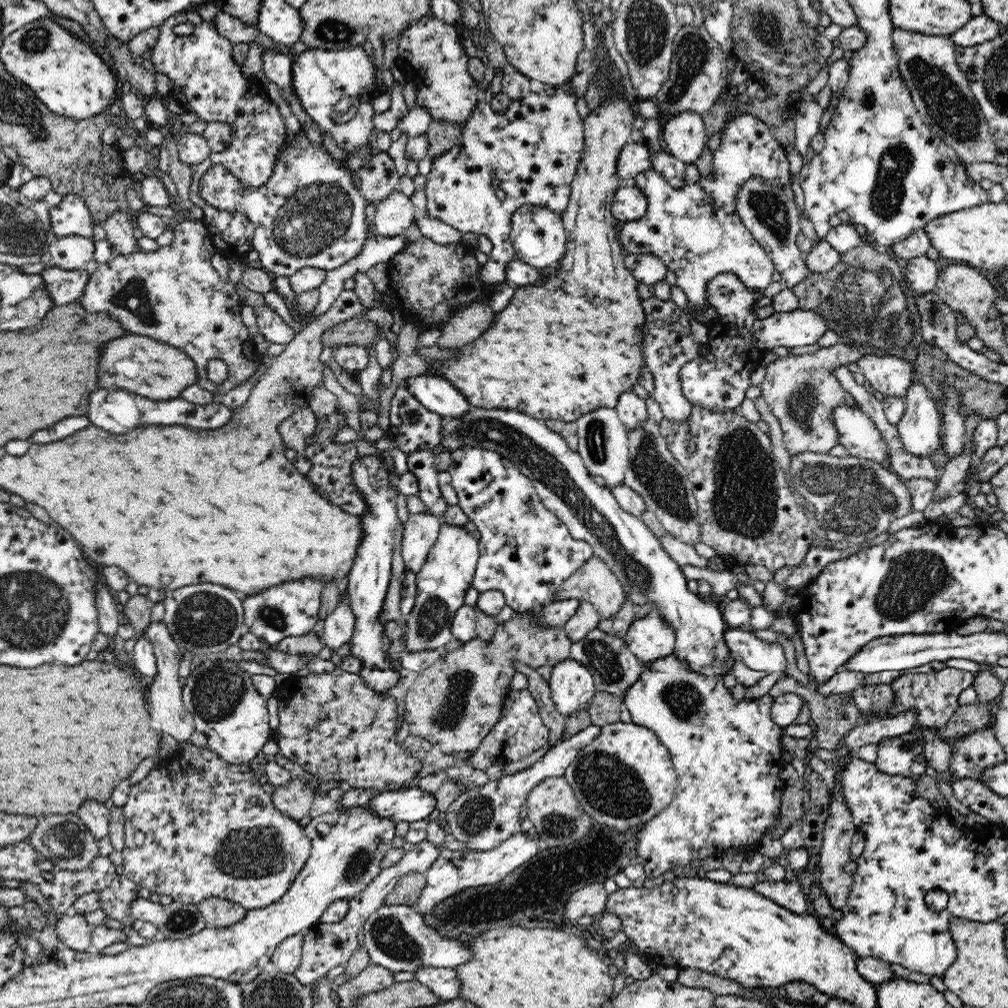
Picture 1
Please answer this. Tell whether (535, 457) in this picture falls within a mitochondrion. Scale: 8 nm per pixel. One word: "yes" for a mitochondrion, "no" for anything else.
yes

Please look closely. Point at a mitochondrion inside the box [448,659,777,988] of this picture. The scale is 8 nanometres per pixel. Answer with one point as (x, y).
(617, 791)

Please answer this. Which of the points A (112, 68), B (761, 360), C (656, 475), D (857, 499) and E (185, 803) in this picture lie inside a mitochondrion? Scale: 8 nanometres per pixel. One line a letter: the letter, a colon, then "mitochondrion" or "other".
A: other
B: other
C: mitochondrion
D: mitochondrion
E: other

